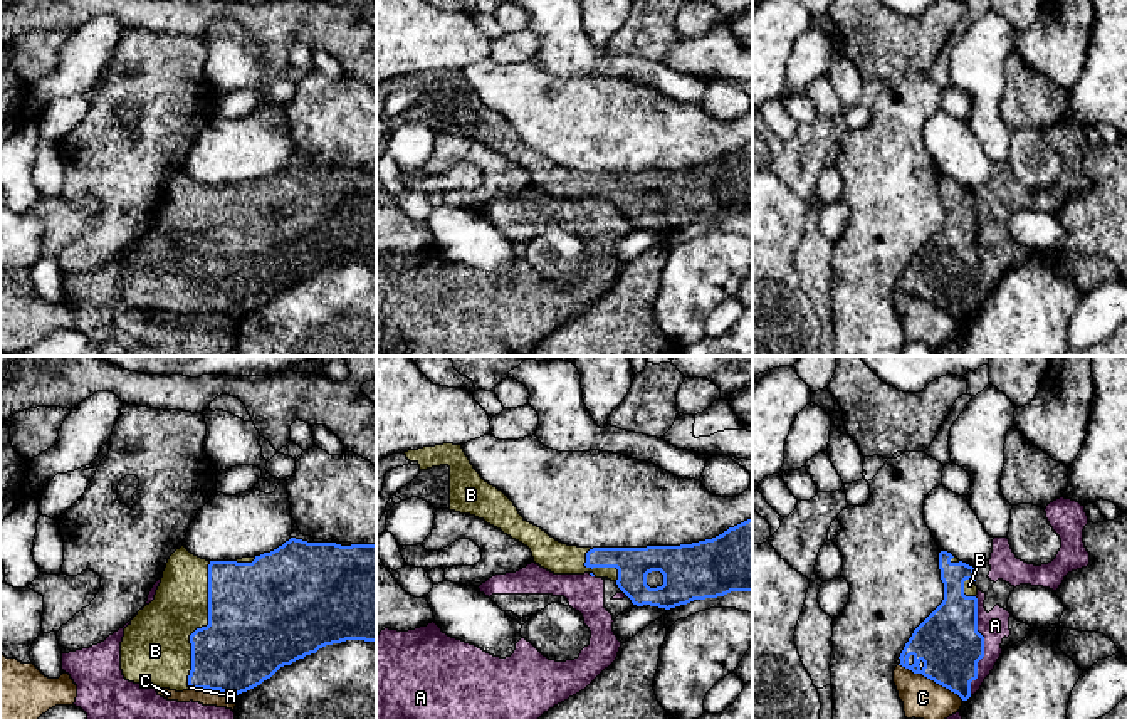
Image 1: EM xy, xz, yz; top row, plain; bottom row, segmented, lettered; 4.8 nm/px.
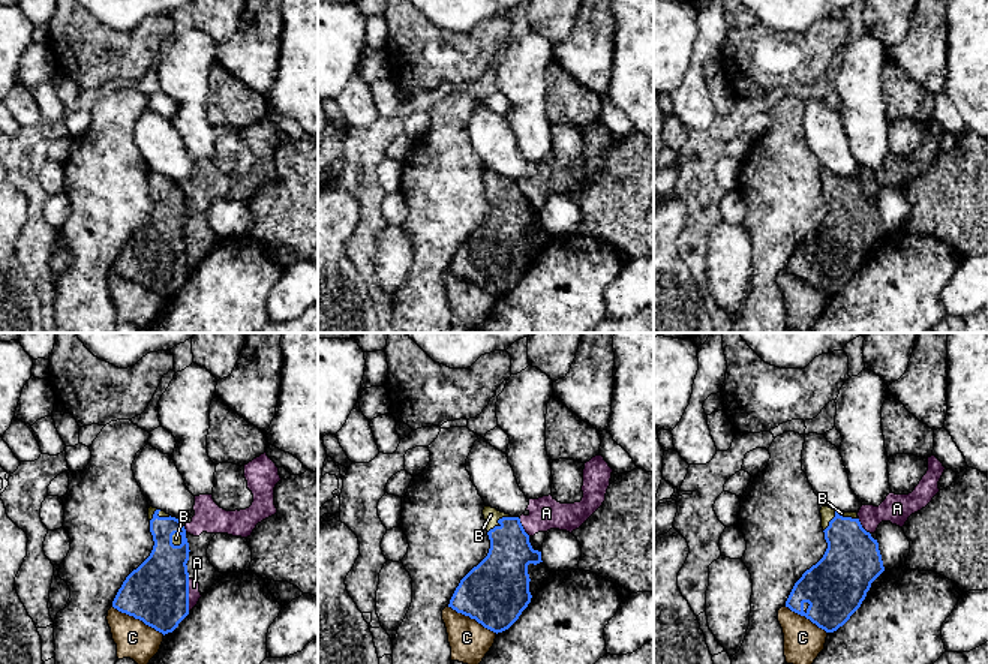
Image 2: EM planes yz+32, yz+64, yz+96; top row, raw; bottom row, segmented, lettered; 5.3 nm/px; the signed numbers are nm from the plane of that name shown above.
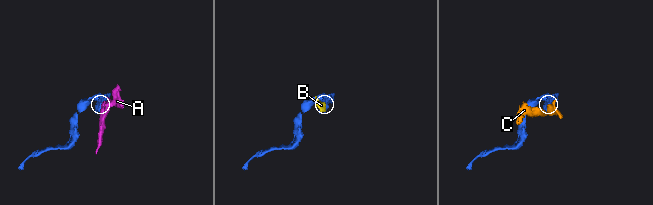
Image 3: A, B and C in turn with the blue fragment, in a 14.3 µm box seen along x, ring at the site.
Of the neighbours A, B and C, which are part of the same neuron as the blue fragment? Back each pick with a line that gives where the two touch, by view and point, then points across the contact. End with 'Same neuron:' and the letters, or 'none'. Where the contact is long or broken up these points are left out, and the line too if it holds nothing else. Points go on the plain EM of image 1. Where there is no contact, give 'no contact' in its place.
B: xy (204, 251)
Same neuron: B

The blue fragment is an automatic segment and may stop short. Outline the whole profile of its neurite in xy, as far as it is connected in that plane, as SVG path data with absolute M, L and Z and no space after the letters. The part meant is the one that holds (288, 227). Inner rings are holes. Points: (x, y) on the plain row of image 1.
M291 161L270 176L235 185L207 185L181 170L170 180L155 223L139 234L124 252L124 260L121 265L121 294L126 304L153 312L183 316L191 311L220 314L237 321L239 318L247 316L270 302L280 291L316 277L326 269L341 267L346 264L376 265L376 168L341 170L336 166L307 166Z

